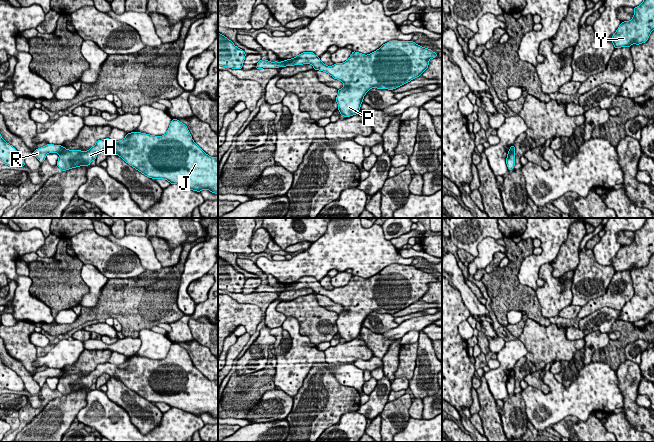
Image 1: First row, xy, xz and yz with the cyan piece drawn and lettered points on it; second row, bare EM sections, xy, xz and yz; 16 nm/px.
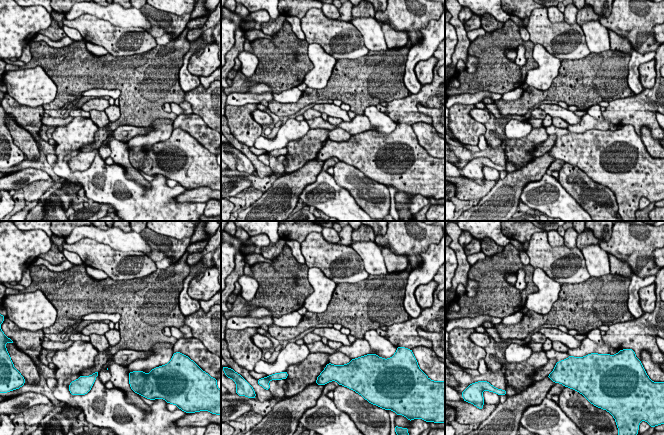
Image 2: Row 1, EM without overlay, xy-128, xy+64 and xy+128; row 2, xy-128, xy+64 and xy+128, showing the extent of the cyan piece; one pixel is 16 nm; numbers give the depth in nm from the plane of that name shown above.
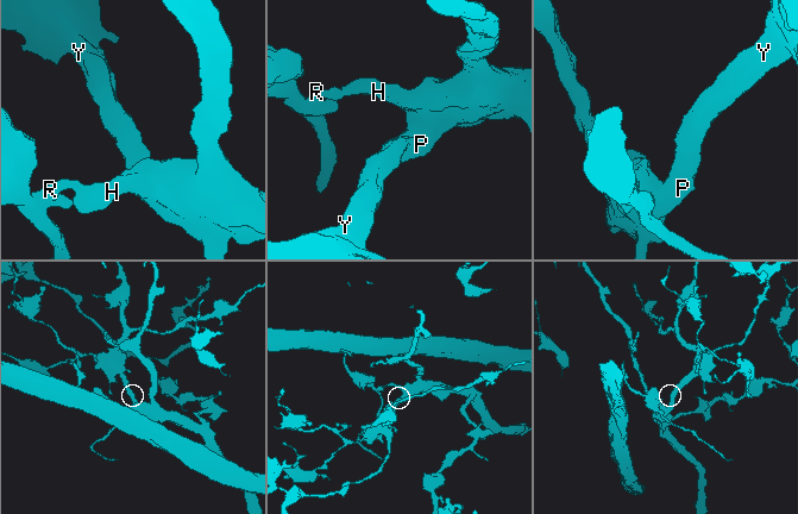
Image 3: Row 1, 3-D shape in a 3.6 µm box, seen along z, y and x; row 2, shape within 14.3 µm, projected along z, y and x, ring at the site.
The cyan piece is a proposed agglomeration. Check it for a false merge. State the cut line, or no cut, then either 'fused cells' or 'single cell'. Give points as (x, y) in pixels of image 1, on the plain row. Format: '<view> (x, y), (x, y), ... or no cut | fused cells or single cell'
xy (64, 372), (59, 378) | fused cells

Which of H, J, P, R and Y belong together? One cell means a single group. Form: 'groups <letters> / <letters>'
groups H J P Y / R

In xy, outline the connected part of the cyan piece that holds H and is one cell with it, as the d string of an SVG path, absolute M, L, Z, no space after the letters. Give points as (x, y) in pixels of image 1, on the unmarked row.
M177 343L170 347L168 355L163 360L131 356L120 365L109 362L98 364L88 375L68 374L59 378L57 390L66 395L79 390L88 390L96 383L102 374L108 374L120 380L126 387L152 403L165 403L171 408L200 416L207 413L218 418L218 381L207 379L192 363L186 349Z

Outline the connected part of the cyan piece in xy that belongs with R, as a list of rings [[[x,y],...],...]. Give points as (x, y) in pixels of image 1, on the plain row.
[[[47,368],[44,371],[36,373],[33,376],[33,379],[40,385],[40,387],[43,387],[48,377],[60,378],[63,375],[63,373],[64,371],[61,369]]]

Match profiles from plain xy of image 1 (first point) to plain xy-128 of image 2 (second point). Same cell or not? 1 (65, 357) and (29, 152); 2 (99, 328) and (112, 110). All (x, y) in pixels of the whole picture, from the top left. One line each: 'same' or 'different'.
1: different
2: different

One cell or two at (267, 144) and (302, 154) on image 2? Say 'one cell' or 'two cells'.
one cell

